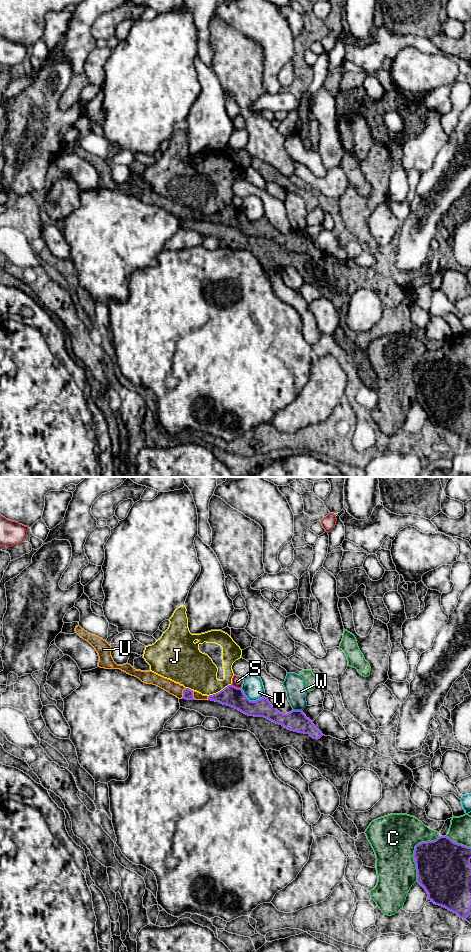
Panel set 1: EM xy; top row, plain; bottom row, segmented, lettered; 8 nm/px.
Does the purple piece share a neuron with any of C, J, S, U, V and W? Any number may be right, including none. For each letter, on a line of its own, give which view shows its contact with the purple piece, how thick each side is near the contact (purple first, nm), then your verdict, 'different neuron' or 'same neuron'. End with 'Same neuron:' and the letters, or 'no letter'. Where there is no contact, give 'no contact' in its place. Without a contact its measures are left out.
C: xy | 400/380 nm | different neuron
J: xy | 160/300 nm | different neuron
S: xy | 160/90 nm | different neuron
U: xy | 80/100 nm | same neuron
V: xy | 160/170 nm | different neuron
W: xy | 170/160 nm | different neuron
Same neuron: U

